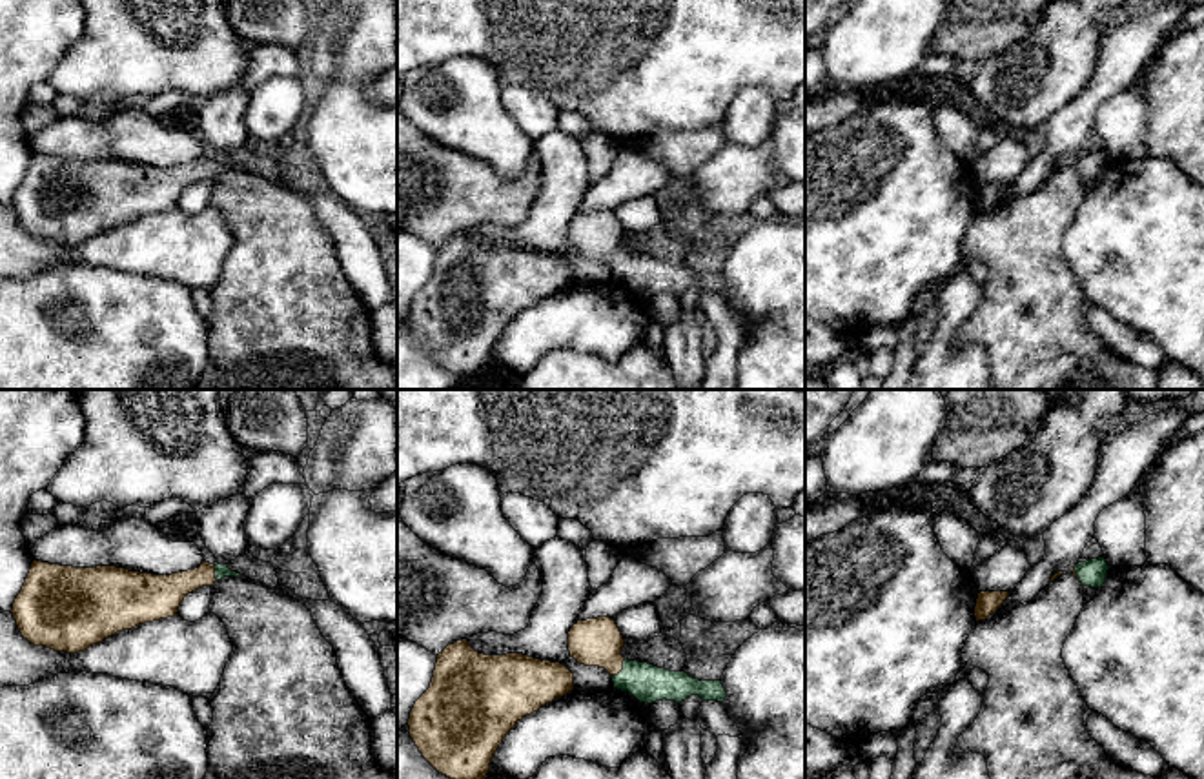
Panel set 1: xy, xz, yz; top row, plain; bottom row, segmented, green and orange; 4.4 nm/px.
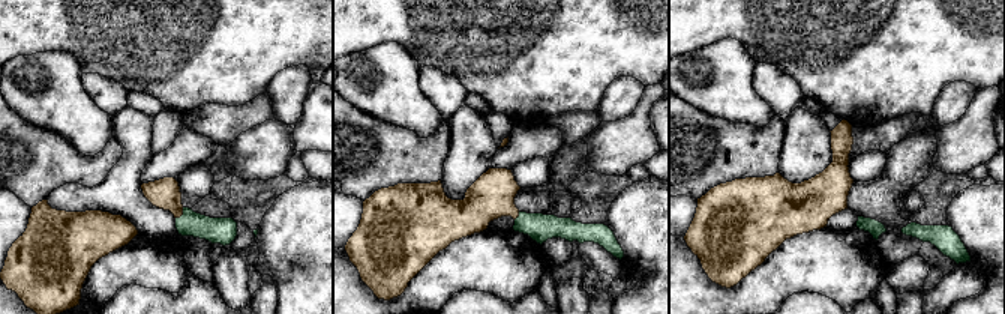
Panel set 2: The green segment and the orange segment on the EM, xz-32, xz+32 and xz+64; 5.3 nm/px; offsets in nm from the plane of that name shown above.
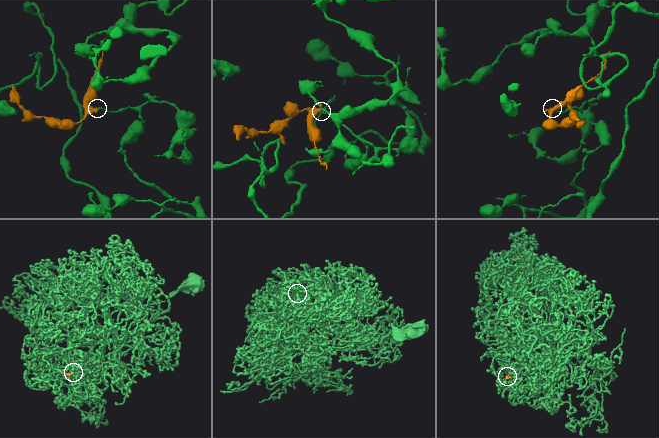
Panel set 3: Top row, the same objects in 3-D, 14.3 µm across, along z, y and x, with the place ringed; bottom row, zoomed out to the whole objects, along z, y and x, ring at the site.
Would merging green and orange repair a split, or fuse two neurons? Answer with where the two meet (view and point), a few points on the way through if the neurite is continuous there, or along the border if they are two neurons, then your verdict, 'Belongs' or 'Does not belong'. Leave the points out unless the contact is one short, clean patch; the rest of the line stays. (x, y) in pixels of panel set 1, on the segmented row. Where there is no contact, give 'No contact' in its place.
Touches green at xz (623, 668). Path across: xz (647, 683), (632, 677), (623, 668), (598, 641). Belongs

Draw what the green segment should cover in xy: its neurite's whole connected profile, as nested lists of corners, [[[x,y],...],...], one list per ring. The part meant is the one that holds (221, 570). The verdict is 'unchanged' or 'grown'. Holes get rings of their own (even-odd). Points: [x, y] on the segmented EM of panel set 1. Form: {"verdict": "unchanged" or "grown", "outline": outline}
{"verdict": "grown", "outline": [[[33,561],[11,613],[31,644],[78,653],[117,632],[177,615],[188,593],[224,577],[244,575],[219,562],[153,575]]]}

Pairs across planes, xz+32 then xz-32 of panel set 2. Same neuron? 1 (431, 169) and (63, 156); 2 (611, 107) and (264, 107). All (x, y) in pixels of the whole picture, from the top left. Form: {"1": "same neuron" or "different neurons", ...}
{"1": "same neuron", "2": "different neurons"}

